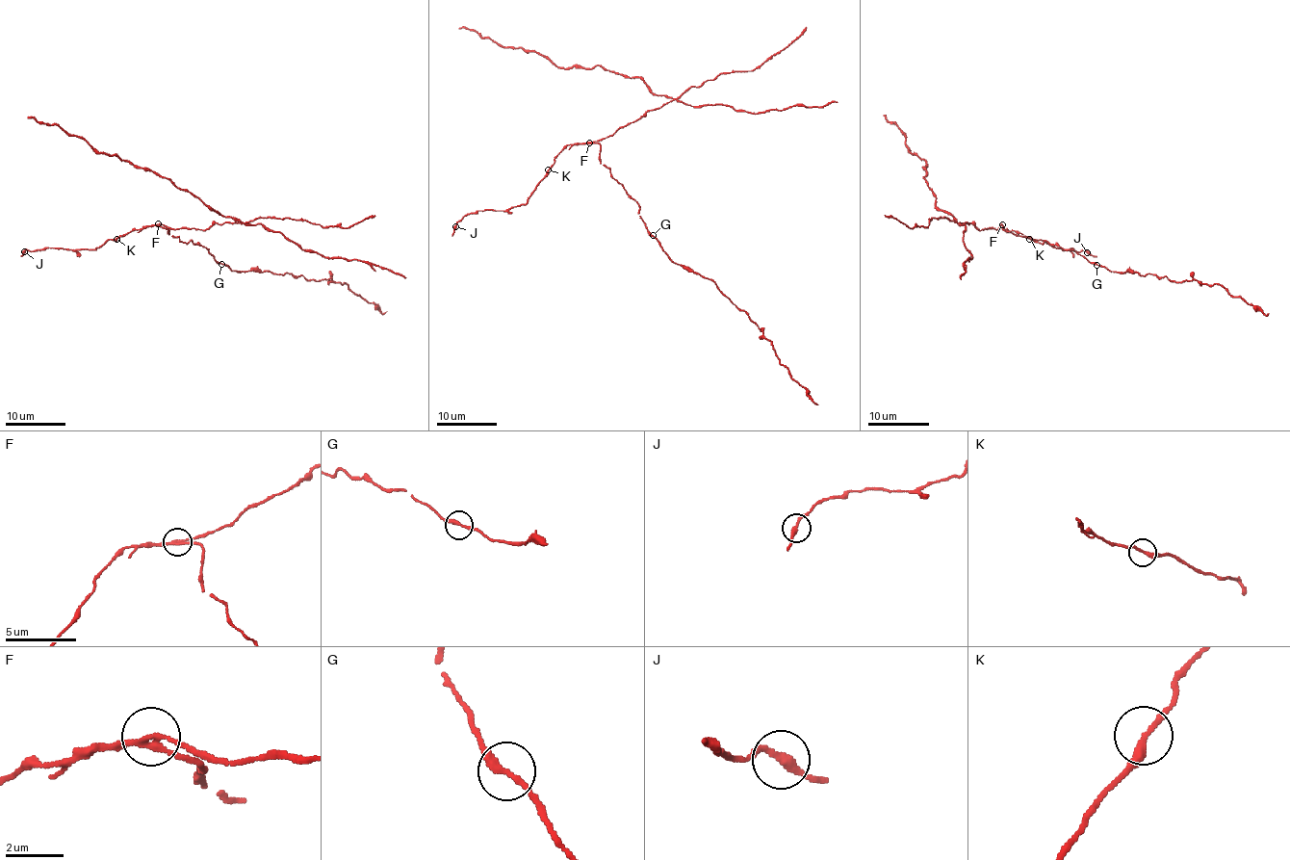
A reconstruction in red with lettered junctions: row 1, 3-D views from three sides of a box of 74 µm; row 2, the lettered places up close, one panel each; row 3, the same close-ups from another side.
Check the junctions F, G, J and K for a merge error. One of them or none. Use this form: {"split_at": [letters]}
{"split_at": ["F"]}

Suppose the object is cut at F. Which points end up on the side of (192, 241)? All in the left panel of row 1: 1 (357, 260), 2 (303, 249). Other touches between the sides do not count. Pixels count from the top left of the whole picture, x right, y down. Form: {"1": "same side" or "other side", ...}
{"1": "other side", "2": "other side"}

